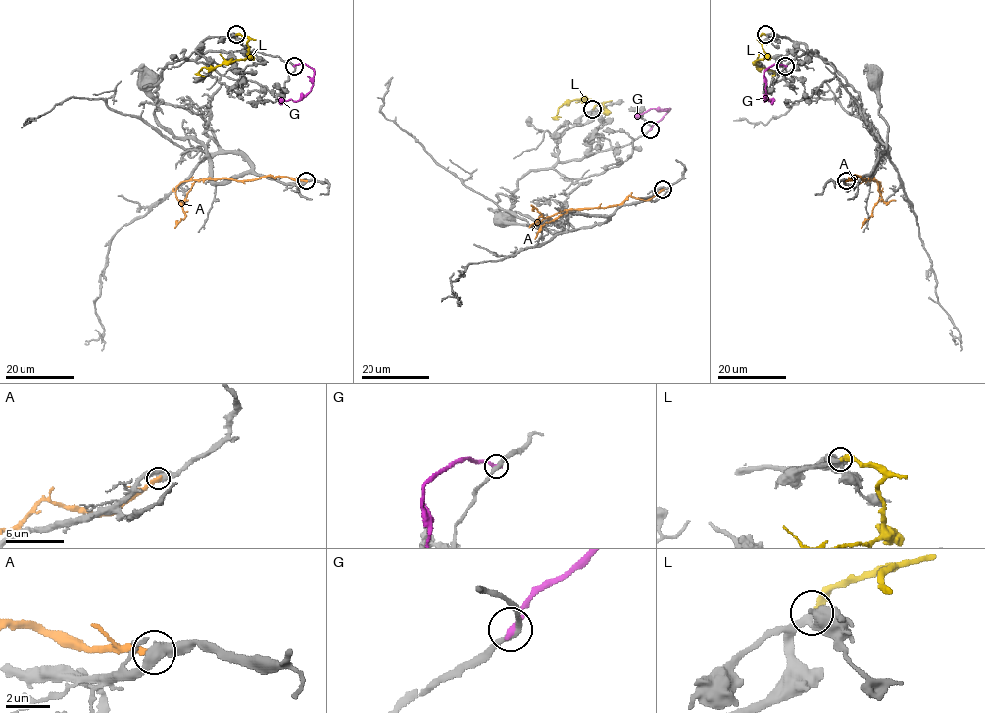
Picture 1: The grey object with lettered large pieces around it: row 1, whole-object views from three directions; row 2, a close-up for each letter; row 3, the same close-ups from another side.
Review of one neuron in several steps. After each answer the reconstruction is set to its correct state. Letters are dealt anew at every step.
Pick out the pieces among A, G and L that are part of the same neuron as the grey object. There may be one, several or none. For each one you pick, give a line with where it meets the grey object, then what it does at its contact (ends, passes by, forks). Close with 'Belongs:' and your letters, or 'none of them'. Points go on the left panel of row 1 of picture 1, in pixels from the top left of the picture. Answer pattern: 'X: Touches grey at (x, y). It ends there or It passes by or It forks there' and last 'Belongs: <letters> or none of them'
L: Touches grey at (236, 34). It ends there
Belongs: L

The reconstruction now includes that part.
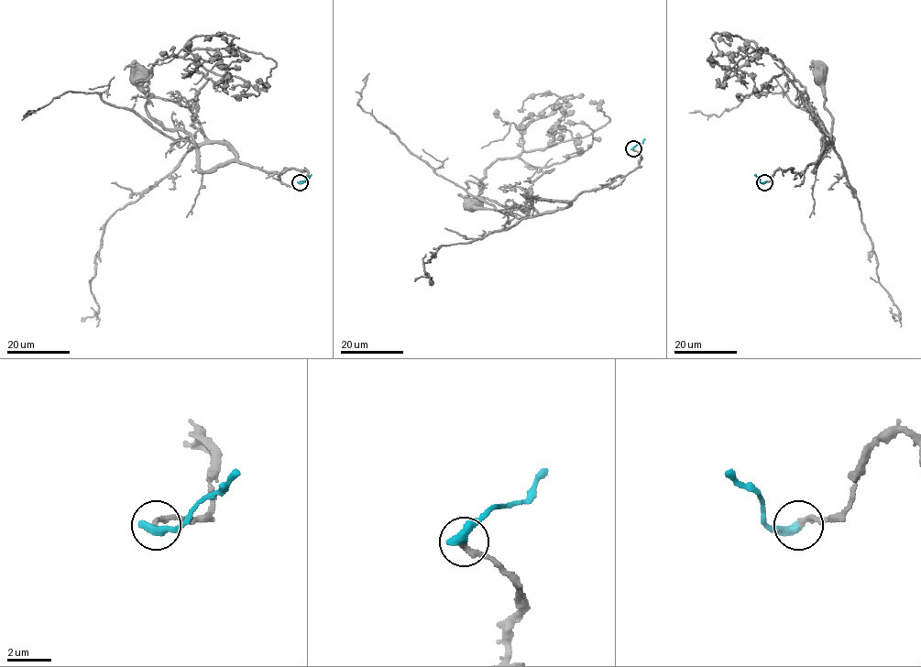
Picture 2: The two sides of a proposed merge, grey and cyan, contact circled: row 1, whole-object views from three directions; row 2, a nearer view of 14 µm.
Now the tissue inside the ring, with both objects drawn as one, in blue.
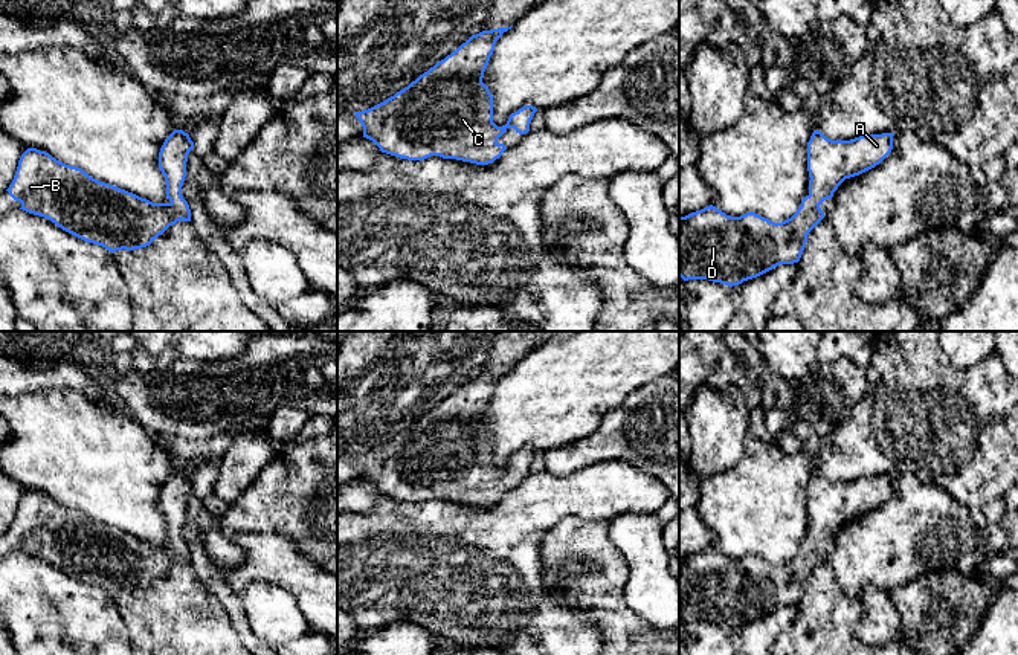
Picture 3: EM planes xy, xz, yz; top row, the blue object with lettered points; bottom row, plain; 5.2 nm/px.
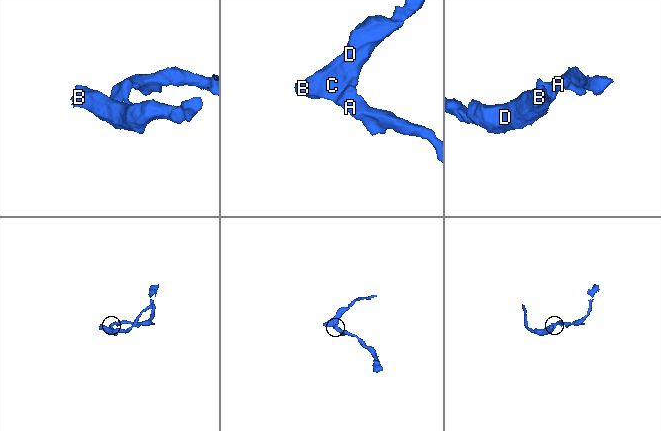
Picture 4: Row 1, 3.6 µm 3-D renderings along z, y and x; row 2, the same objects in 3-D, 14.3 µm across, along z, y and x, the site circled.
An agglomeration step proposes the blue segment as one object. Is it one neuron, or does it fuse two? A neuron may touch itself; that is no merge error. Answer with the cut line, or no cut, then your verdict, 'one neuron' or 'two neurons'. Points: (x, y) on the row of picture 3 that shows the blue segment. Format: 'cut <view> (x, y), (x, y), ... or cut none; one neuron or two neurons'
cut none; one neuron

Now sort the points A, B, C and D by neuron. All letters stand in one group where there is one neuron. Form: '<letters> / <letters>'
A B C D

